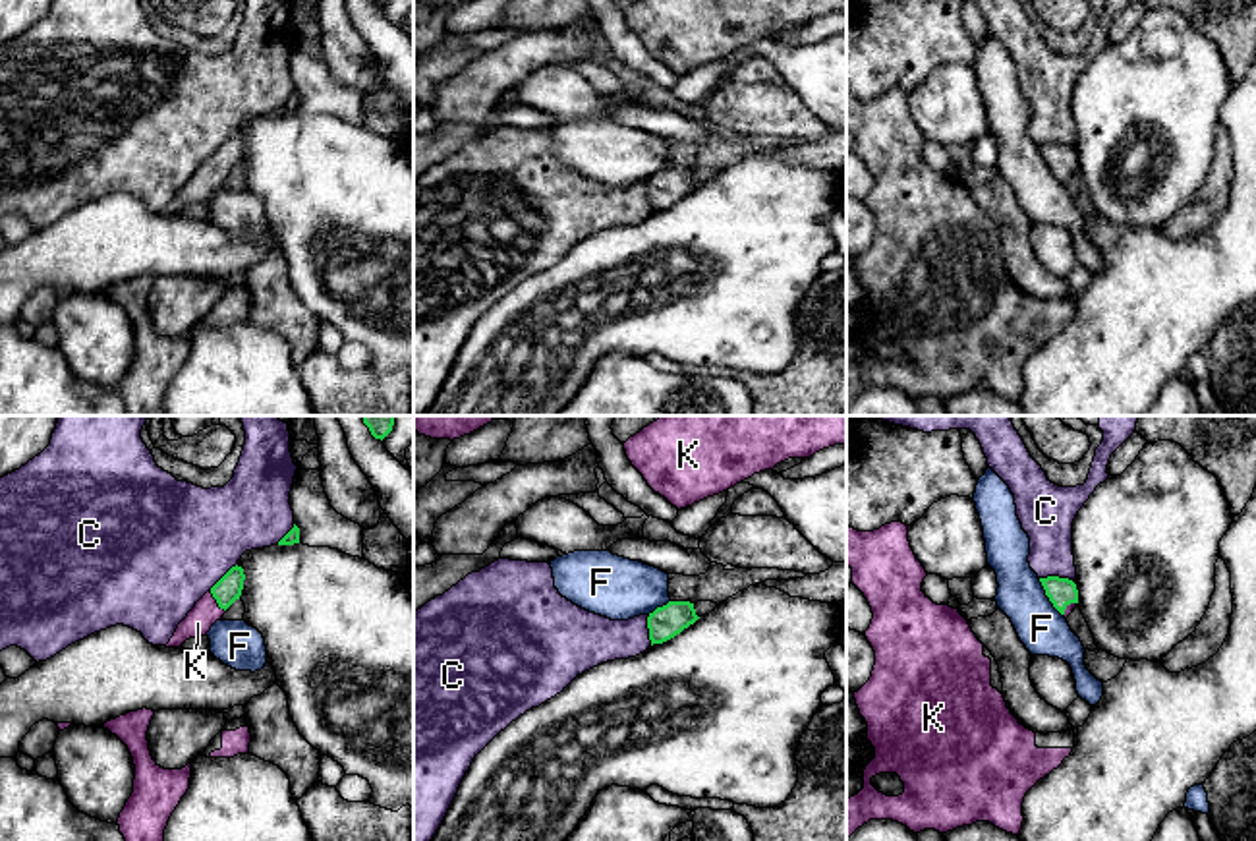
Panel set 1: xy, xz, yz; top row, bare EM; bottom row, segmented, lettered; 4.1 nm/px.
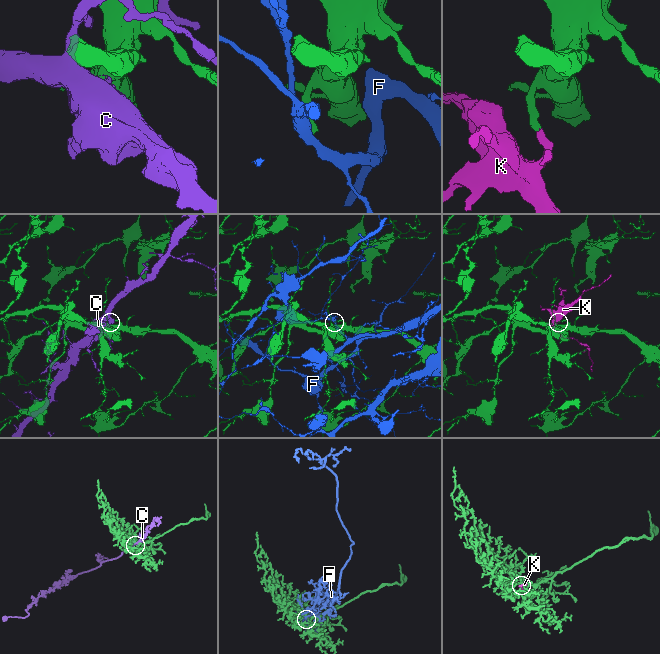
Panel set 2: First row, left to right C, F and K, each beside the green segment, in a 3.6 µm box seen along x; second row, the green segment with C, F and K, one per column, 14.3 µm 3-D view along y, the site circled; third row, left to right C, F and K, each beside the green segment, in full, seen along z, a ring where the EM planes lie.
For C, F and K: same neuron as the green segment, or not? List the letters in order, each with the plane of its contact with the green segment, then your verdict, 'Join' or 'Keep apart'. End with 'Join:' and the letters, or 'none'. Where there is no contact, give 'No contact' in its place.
C: Touches green in yz. Keep apart
F: Touches green in yz. Keep apart
K: Touches green in xy. Join
Join: K

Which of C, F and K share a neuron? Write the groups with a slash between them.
C / F / K

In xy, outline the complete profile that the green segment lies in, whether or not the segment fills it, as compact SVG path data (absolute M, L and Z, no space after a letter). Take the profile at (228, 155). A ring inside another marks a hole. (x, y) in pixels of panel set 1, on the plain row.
M232 133L187 180L178 191L166 215L182 215L182 211L195 203L207 203L211 193L222 186L226 176L240 166L243 157L243 135Z

